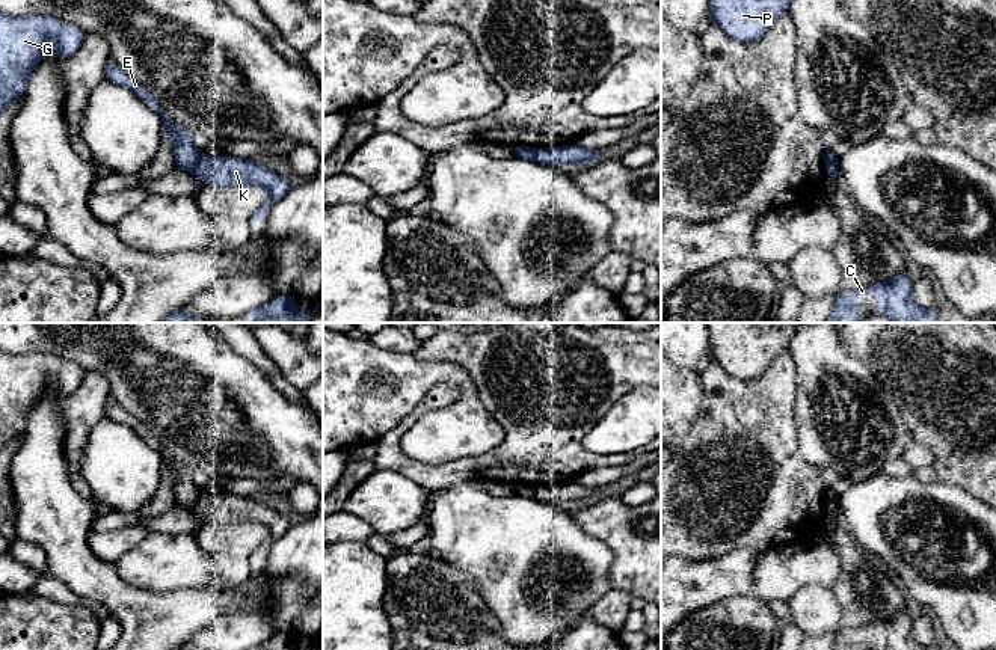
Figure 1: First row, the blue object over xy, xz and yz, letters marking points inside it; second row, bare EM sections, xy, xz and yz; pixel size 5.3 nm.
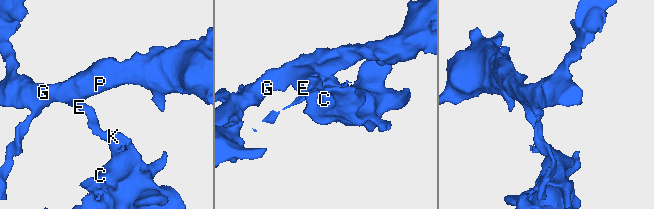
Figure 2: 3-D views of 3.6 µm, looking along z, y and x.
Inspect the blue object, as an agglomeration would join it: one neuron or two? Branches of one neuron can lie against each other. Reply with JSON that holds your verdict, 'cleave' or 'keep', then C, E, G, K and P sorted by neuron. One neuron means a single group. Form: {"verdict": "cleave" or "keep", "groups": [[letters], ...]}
{"verdict": "cleave", "groups": [["C", "K"], ["E", "G", "P"]]}

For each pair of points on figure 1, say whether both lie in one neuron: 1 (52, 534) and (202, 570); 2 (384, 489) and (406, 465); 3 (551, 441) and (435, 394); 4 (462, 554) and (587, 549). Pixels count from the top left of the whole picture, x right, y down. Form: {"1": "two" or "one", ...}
{"1": "two", "2": "two", "3": "one", "4": "one"}

